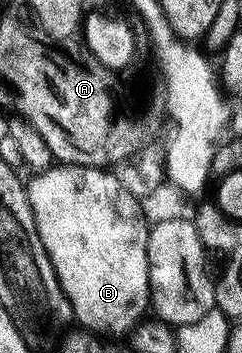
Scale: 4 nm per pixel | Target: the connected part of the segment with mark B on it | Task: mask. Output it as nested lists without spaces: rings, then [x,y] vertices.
[[[57,163],[34,172],[32,176],[28,178],[27,188],[35,227],[71,303],[76,324],[97,335],[128,334],[133,325],[146,316],[151,305],[147,267],[150,226],[145,225],[145,217],[141,214],[142,202],[125,187],[116,172],[101,167]]]

